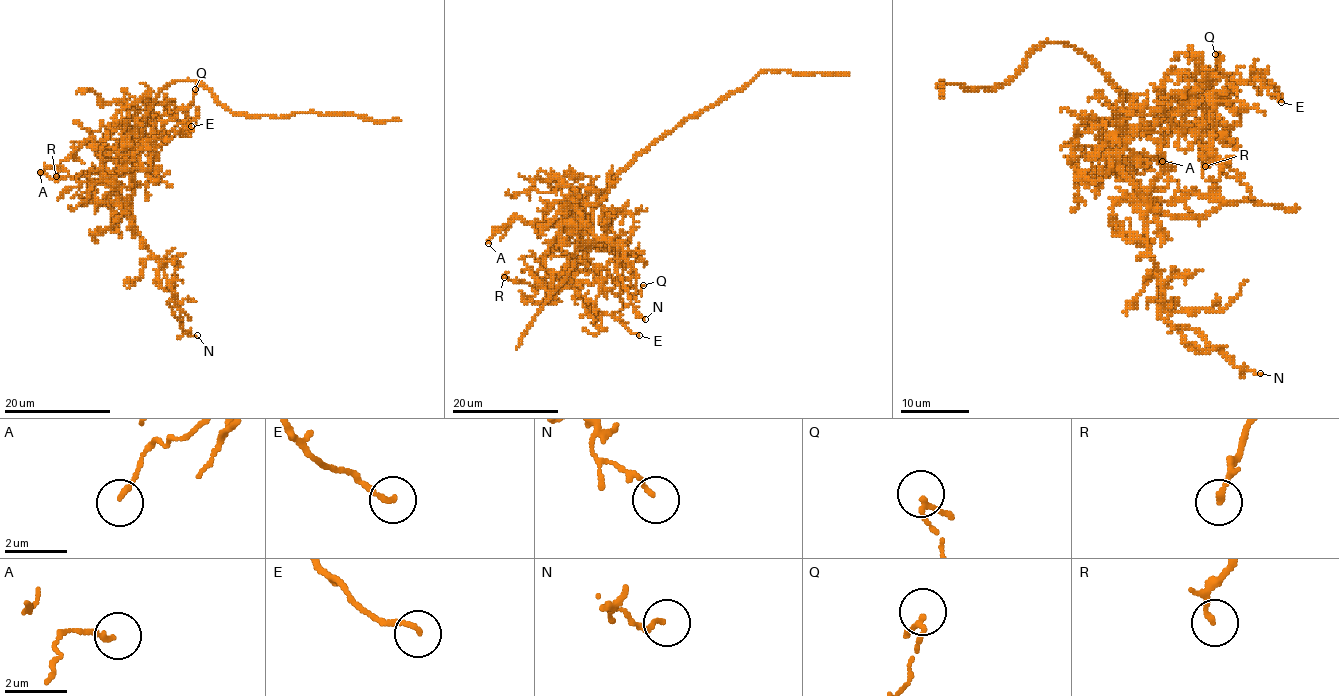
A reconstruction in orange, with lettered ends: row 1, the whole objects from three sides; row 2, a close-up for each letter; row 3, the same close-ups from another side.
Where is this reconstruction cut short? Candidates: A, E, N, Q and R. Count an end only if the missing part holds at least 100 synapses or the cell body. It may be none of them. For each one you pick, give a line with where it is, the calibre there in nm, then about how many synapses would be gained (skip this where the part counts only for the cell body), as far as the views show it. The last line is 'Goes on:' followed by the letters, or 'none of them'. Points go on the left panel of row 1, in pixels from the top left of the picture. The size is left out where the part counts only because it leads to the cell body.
Goes on: none of them

